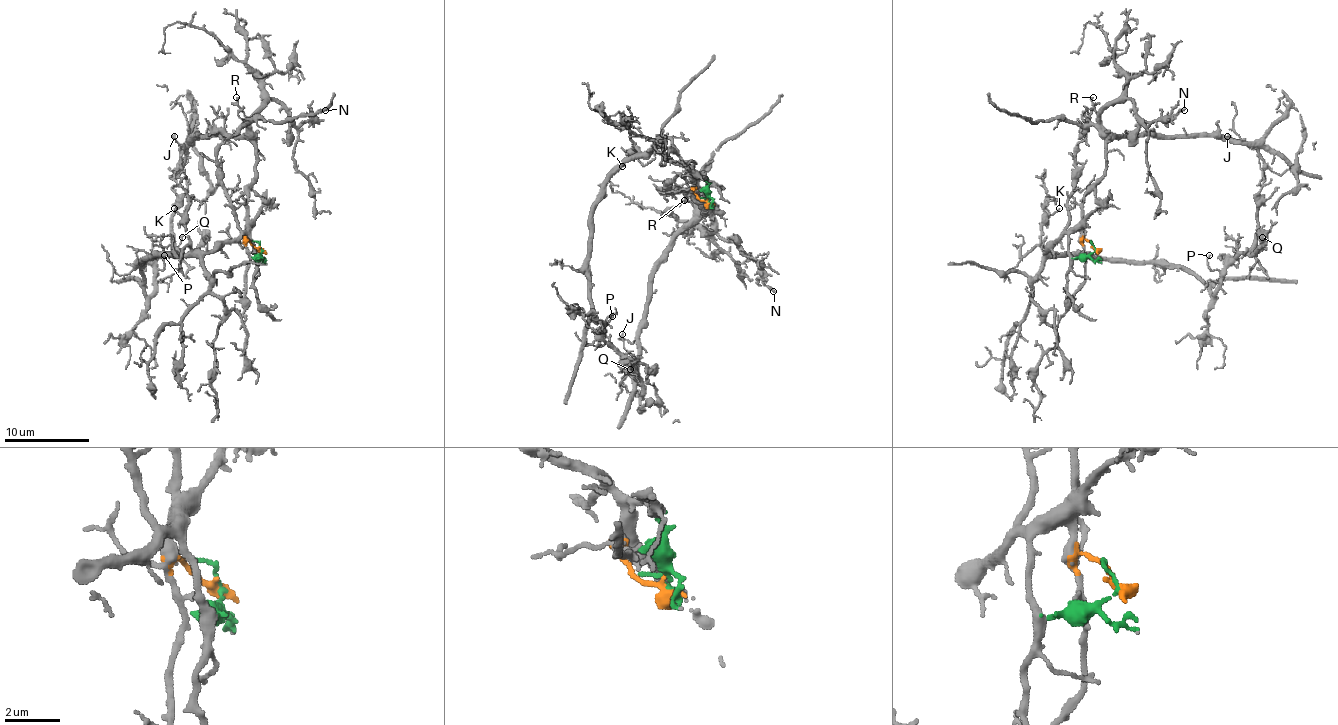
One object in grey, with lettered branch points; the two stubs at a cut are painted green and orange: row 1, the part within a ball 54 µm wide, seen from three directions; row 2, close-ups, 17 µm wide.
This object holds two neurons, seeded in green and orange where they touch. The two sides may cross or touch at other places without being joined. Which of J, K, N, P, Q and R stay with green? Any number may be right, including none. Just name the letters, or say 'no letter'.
K, P, Q

